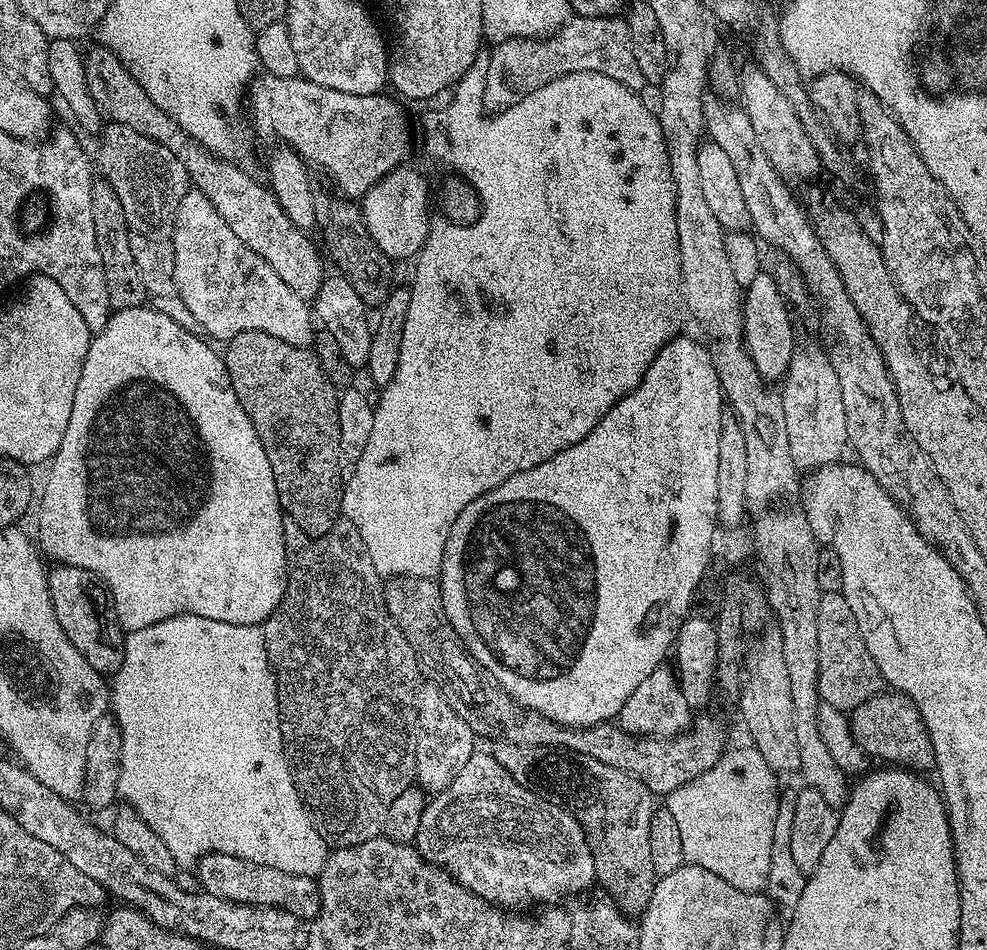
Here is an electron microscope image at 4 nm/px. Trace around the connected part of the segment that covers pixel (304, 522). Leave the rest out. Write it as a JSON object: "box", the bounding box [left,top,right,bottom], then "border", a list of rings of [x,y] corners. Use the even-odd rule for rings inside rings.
{"box":[222,332,345,536],"border":[[[261,332],[234,334],[222,348],[224,365],[230,374],[234,394],[242,402],[242,410],[250,418],[266,458],[274,470],[274,482],[278,490],[280,507],[284,515],[306,536],[321,536],[341,519],[340,503],[344,497],[345,481],[340,480],[340,435],[338,434],[338,389],[328,381],[315,351],[311,347],[299,348],[282,342],[282,338],[270,338]]]}

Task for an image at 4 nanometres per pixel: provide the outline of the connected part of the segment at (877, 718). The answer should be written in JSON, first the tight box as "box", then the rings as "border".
{"box":[850,694,934,770],"border":[[[876,694],[864,704],[855,705],[850,712],[852,734],[856,743],[869,757],[881,756],[892,766],[907,766],[912,770],[931,769],[934,764],[932,743],[924,720],[916,705],[903,694]]]}

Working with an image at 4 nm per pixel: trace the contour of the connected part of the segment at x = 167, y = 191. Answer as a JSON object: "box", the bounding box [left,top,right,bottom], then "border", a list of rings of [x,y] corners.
{"box":[100,123,190,236],"border":[[[105,123],[102,129],[103,140],[104,145],[100,148],[101,154],[104,155],[102,176],[114,188],[114,194],[118,194],[118,199],[122,202],[122,210],[126,210],[129,229],[132,232],[141,232],[143,236],[152,236],[163,224],[164,227],[171,225],[178,210],[178,202],[182,202],[182,198],[190,191],[190,177],[182,162],[167,148],[162,147],[157,140],[150,139],[128,124]]]}

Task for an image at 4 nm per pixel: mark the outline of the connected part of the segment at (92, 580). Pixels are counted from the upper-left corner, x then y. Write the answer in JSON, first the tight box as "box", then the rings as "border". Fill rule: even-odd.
{"box":[47,564,126,677],"border":[[[56,564],[49,567],[47,573],[50,602],[54,606],[54,614],[56,615],[55,623],[60,624],[65,638],[76,647],[73,648],[75,655],[86,658],[86,662],[90,662],[90,666],[94,666],[94,670],[98,670],[101,676],[111,677],[122,666],[126,633],[121,621],[116,619],[116,609],[112,603],[112,597],[108,595],[107,584],[98,574],[69,564]]]}

